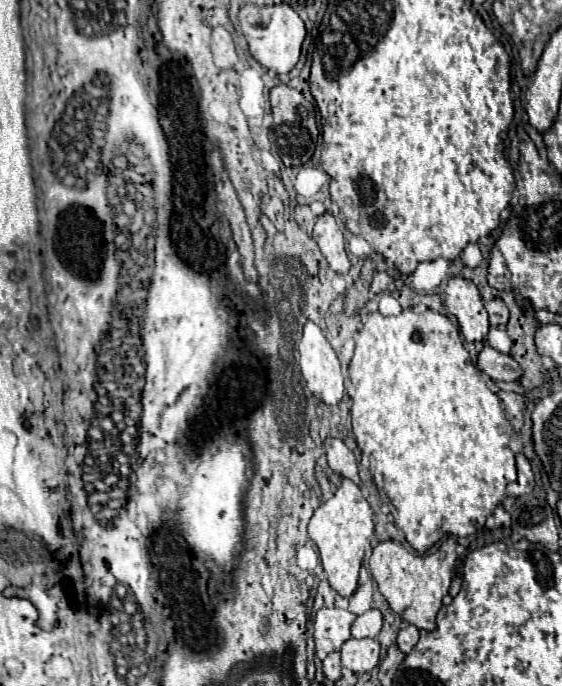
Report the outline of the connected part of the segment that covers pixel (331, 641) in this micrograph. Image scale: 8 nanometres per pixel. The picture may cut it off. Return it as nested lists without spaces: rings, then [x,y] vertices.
[[[322,608],[316,614],[314,622],[314,640],[316,654],[324,660],[330,652],[338,652],[340,646],[350,638],[350,626],[356,616],[350,610],[342,608]]]

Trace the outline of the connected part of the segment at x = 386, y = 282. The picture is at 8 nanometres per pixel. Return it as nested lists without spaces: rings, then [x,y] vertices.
[[[376,272],[374,280],[372,280],[372,288],[374,294],[382,294],[382,292],[394,292],[394,280],[386,274],[386,272]]]

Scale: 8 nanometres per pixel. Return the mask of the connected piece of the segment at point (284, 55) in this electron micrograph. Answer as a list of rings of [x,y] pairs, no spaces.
[[[246,4],[238,12],[238,20],[240,20],[242,34],[248,42],[250,54],[258,64],[262,64],[264,68],[276,74],[288,74],[296,66],[306,36],[306,28],[300,16],[288,4],[274,4],[274,6]]]

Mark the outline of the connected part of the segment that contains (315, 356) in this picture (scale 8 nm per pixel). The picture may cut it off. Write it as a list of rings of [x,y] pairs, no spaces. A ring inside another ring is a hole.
[[[308,320],[304,324],[304,334],[298,348],[300,370],[310,392],[320,396],[324,404],[338,404],[344,396],[344,378],[340,360],[326,340],[322,328]]]

